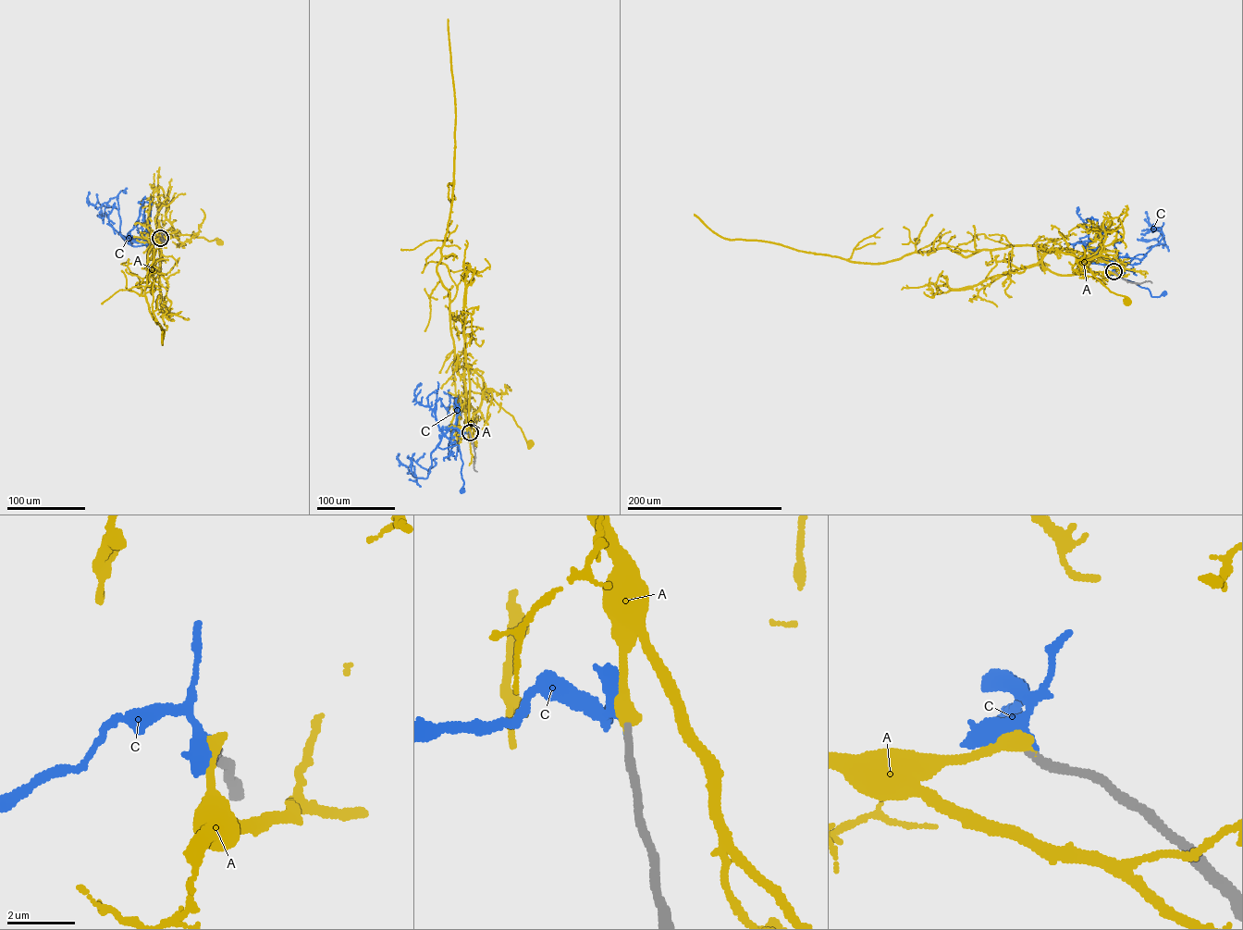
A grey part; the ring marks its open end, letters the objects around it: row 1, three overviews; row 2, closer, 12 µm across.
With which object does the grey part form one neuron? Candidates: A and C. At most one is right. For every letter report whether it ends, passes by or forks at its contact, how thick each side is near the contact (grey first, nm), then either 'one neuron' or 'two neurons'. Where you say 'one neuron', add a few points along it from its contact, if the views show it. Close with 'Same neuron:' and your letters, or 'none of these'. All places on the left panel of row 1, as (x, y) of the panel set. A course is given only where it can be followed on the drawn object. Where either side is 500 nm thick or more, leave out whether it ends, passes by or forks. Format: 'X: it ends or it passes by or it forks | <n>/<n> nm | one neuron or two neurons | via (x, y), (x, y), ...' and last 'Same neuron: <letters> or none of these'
A: it ends | 280/460 nm | one neuron | via (160, 238), (163, 260), (159, 238), (177, 229), (180, 234), (209, 241), (215, 238), (219, 241)
C: it passes by | 280/100 nm | two neurons
Same neuron: A

